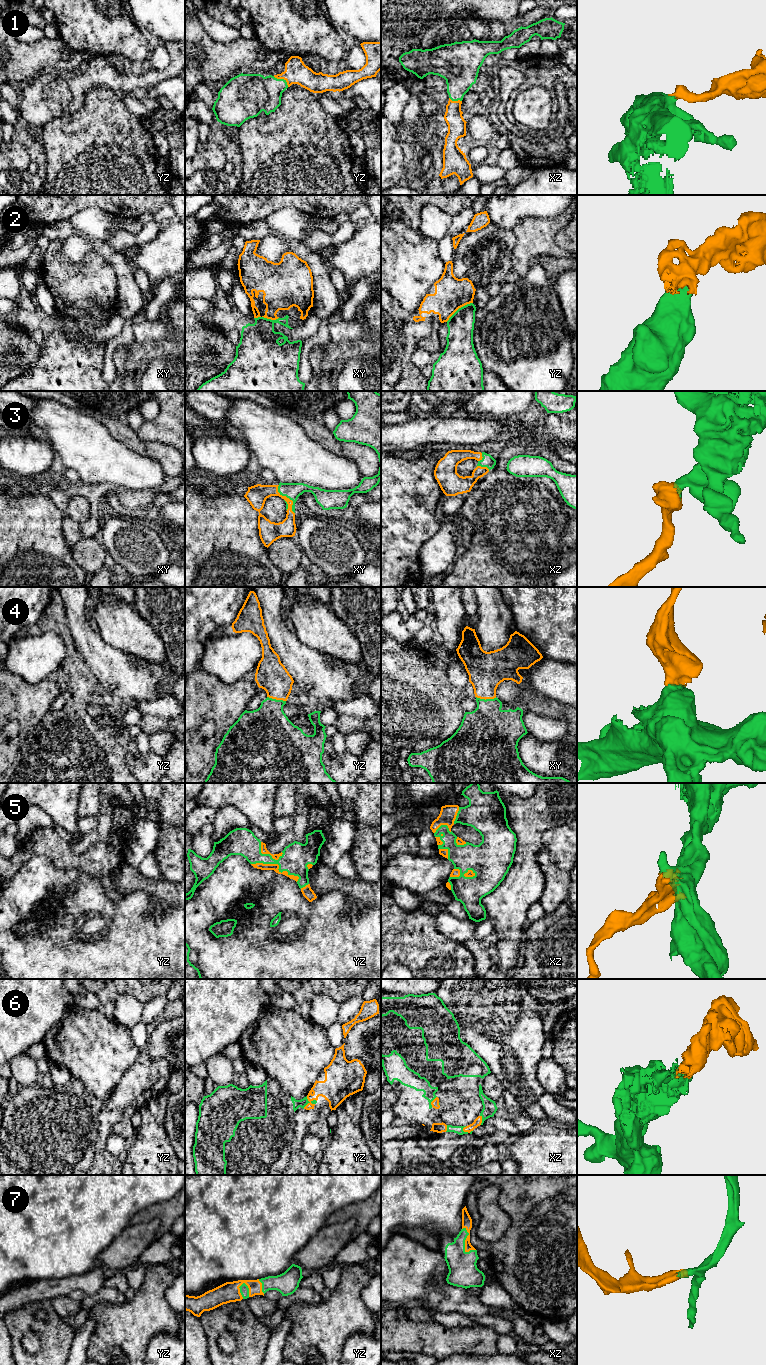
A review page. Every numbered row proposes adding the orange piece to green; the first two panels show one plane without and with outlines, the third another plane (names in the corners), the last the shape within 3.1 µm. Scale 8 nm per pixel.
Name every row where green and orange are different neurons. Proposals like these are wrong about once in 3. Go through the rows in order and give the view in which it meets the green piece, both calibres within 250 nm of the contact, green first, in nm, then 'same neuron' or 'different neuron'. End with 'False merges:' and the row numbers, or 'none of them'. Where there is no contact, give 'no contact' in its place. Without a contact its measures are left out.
1: meets green in yz; 300 nm thick on the green side, 190 nm on the other; same neuron
2: meets green in yz; 220 nm thick on the green side, 260 nm on the other; different neuron
3: meets green in xy; 130 nm thick on the green side, 160 nm on the other; same neuron
4: meets green in xy; 400 nm thick on the green side, 300 nm on the other; same neuron
5: meets green in yz; 220 nm thick on the green side, 60 nm on the other; same neuron
6: meets green in yz; 70 nm thick on the green side, 240 nm on the other; same neuron
7: meets green in xz; 240 nm thick on the green side, 80 nm on the other; same neuron
False merges: 2

